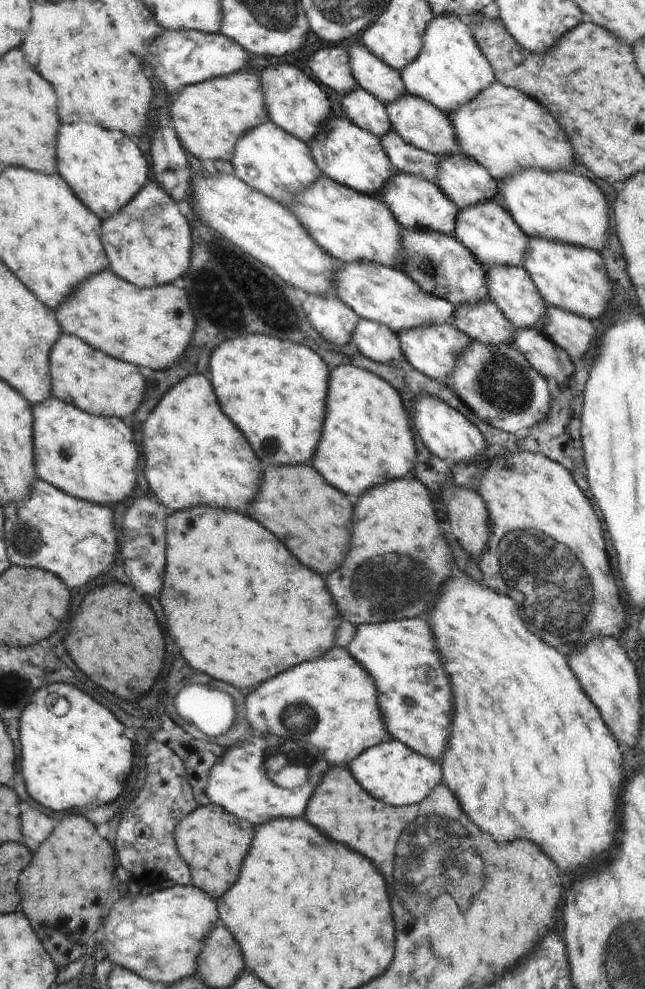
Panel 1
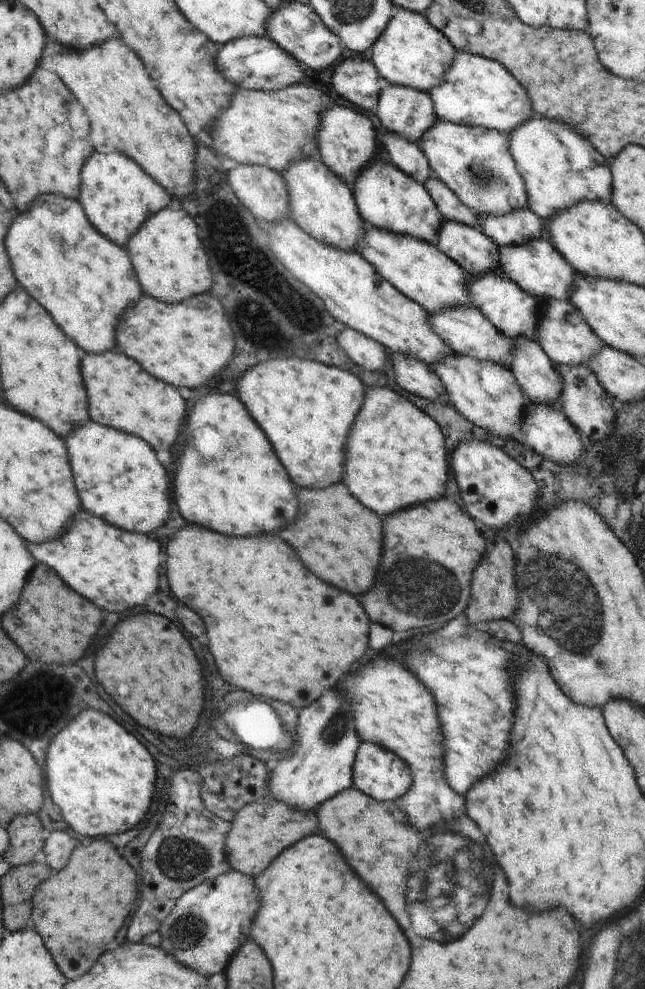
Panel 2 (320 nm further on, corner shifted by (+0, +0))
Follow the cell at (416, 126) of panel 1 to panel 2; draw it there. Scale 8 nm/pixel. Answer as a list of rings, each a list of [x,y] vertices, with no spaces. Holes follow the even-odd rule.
[[[444,120],[437,122],[425,133],[423,140],[416,143],[421,152],[426,156],[430,169],[436,177],[452,190],[462,204],[466,204],[474,215],[496,214],[496,216],[506,216],[514,210],[527,208],[526,188],[524,180],[514,164],[510,152],[508,152],[508,133],[492,130],[484,127],[472,127]]]

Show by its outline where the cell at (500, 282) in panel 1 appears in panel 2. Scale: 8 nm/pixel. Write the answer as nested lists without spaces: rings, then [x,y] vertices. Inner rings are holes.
[[[550,300],[541,304],[541,311],[539,311],[541,316],[536,326],[535,341],[542,348],[546,357],[554,366],[582,364],[588,367],[592,358],[596,356],[596,352],[600,353],[603,343],[588,327],[582,312],[574,308],[569,301],[564,300]]]

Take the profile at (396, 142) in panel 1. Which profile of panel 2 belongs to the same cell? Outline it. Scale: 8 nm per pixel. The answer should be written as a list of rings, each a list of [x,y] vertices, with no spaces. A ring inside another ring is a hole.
[[[431,170],[431,178],[426,182],[425,190],[433,199],[440,215],[447,220],[456,220],[460,224],[480,229],[480,220],[472,213],[472,210],[458,200],[458,196],[448,189]]]

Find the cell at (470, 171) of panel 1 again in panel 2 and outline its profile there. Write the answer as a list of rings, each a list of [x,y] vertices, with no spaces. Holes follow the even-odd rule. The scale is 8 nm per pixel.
[[[520,208],[506,214],[506,216],[496,216],[496,214],[477,215],[480,220],[481,232],[500,246],[512,246],[512,244],[522,244],[530,240],[548,239],[546,223],[528,208]]]

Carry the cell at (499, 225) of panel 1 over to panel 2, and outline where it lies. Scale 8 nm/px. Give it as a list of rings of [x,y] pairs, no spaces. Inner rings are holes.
[[[548,239],[530,240],[522,244],[498,247],[501,274],[512,280],[521,290],[541,303],[550,300],[568,301],[568,292],[572,292],[575,271],[560,256]]]

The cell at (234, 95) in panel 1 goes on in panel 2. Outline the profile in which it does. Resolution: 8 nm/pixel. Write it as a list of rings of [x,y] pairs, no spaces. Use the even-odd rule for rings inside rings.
[[[304,82],[297,83],[280,91],[260,91],[257,89],[240,89],[236,86],[234,99],[231,107],[216,120],[210,128],[214,139],[215,153],[226,155],[229,159],[243,165],[259,165],[262,168],[275,171],[278,174],[284,173],[289,165],[305,159],[318,158],[319,147],[317,133],[321,124],[321,115],[333,100],[329,95],[314,86],[306,86]]]

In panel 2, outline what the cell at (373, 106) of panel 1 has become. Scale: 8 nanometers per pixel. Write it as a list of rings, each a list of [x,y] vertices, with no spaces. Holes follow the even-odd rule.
[[[387,133],[383,142],[393,165],[415,182],[426,185],[431,178],[431,169],[418,144],[409,142],[393,133]]]

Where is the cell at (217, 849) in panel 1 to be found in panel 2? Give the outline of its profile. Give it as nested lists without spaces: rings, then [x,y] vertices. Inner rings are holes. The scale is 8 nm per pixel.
[[[266,798],[261,802],[248,804],[234,814],[234,820],[230,822],[230,832],[224,842],[224,856],[231,871],[254,879],[268,868],[270,862],[279,856],[284,848],[315,833],[318,833],[315,811],[304,812],[298,808],[288,808],[288,804],[280,804],[280,800]]]

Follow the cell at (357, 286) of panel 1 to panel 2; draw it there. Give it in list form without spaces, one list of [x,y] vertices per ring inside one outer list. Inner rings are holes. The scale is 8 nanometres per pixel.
[[[454,306],[442,312],[434,312],[428,316],[428,324],[430,330],[436,332],[436,336],[440,336],[440,340],[444,340],[444,344],[448,344],[448,348],[453,352],[504,367],[510,366],[514,348],[512,338],[502,335],[475,307]]]

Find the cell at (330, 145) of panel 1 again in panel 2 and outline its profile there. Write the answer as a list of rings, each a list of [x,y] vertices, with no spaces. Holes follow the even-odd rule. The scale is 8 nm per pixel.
[[[380,159],[371,164],[357,177],[352,186],[355,203],[363,221],[401,236],[408,236],[432,245],[437,245],[442,216],[425,186],[403,174],[392,163],[386,164]]]

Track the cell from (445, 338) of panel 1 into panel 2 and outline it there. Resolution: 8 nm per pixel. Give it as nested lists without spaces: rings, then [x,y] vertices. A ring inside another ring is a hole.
[[[452,352],[438,364],[430,364],[429,368],[438,376],[449,402],[471,424],[502,438],[519,439],[522,418],[532,403],[508,367]]]

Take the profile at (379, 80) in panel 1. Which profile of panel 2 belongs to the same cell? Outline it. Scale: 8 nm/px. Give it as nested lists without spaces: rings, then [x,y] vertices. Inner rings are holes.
[[[392,85],[381,91],[376,115],[388,133],[396,134],[412,143],[420,143],[425,133],[437,122],[431,97],[411,87]]]

